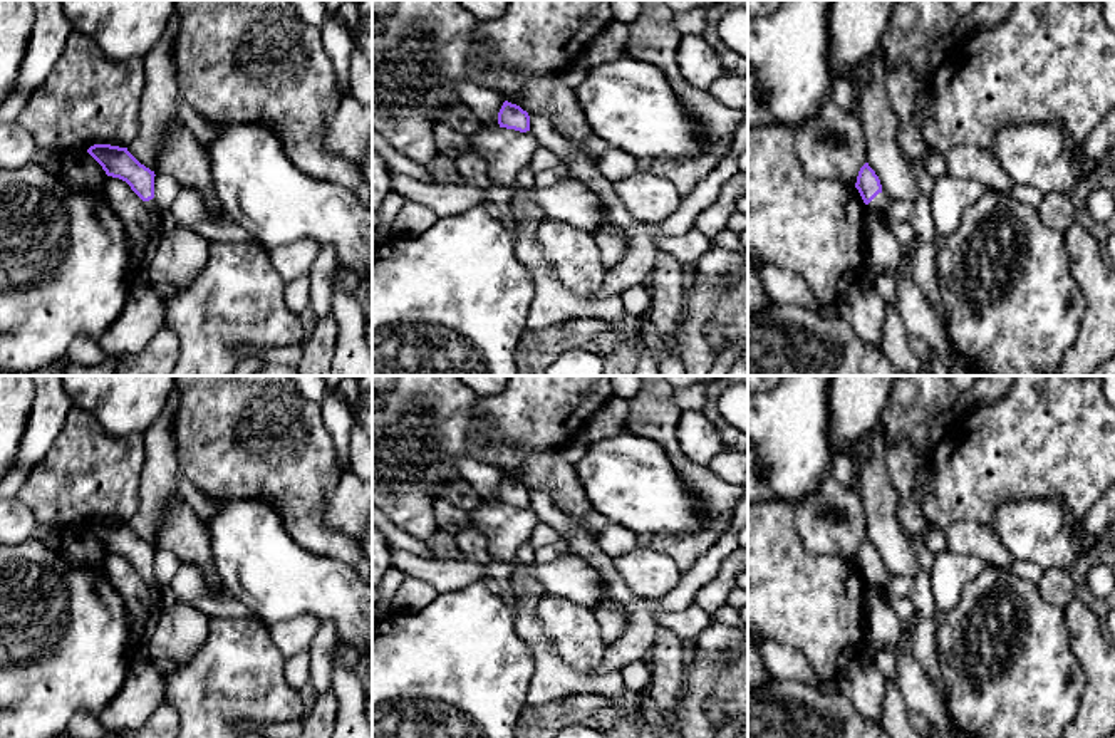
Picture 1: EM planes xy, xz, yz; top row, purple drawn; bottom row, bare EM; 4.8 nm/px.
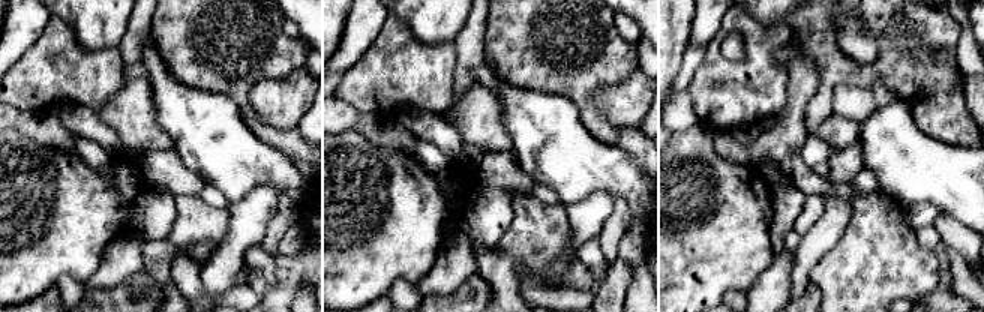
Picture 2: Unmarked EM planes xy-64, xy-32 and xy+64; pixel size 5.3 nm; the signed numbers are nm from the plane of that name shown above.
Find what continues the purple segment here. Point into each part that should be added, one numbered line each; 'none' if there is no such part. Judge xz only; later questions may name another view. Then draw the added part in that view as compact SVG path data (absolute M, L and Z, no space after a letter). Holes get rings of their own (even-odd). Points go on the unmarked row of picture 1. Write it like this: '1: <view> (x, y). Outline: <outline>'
none

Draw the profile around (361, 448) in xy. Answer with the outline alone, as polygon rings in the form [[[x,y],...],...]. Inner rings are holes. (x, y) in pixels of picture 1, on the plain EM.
[[[354,419],[350,434],[350,458],[352,473],[372,483],[372,443],[357,419]]]

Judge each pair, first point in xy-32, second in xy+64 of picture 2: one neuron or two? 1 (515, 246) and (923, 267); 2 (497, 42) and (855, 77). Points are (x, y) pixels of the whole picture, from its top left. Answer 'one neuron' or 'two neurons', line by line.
1: one neuron
2: one neuron

